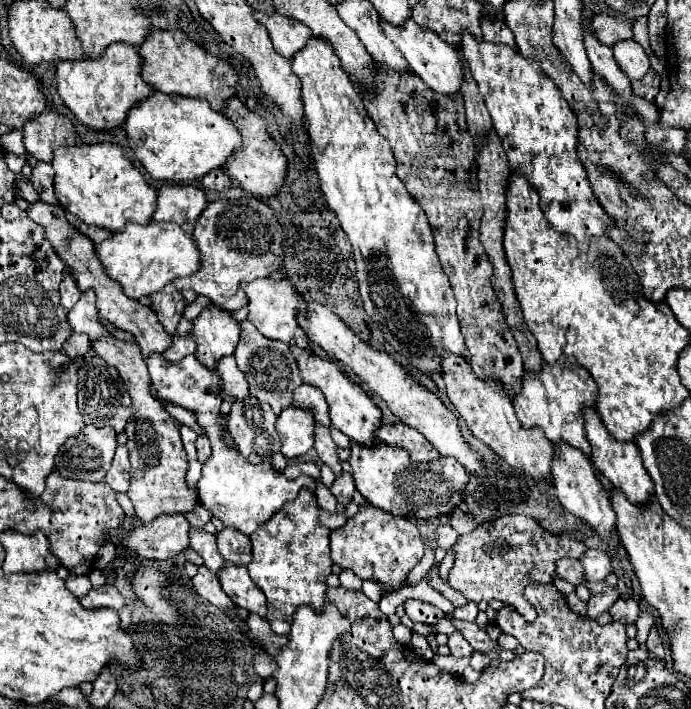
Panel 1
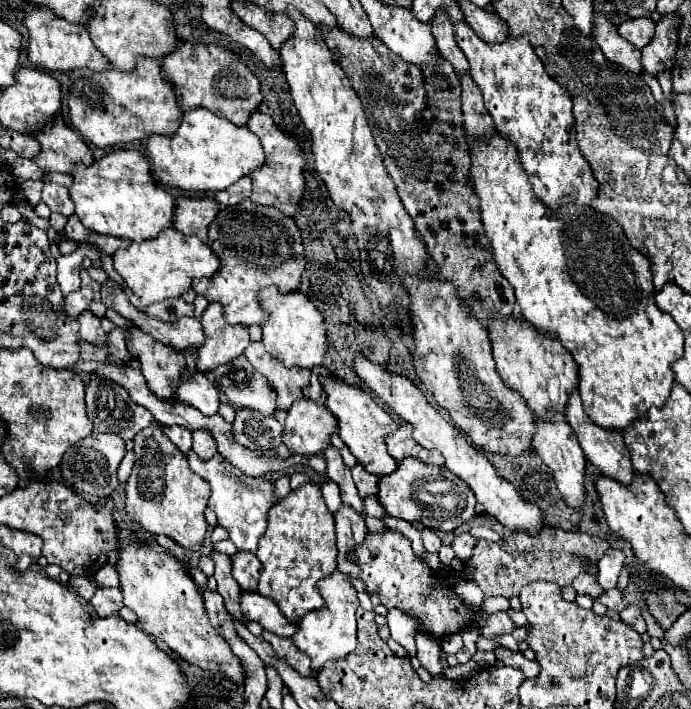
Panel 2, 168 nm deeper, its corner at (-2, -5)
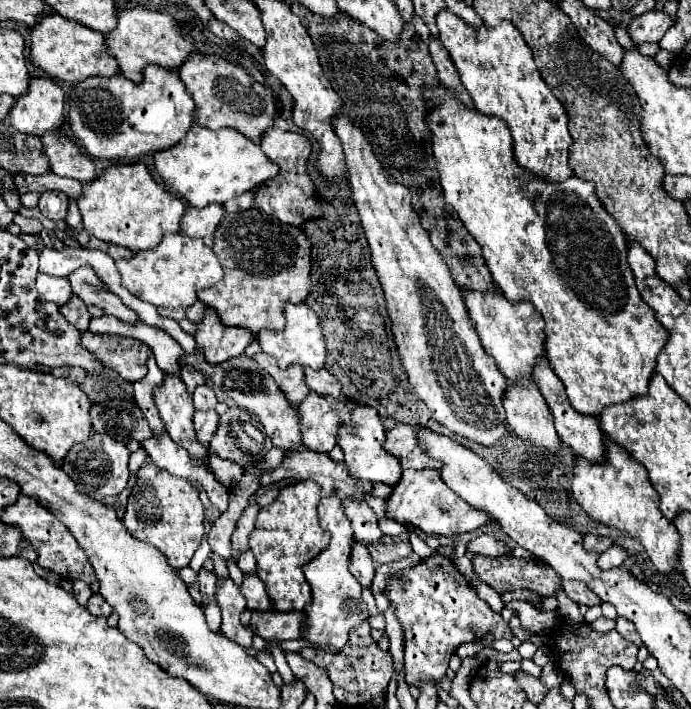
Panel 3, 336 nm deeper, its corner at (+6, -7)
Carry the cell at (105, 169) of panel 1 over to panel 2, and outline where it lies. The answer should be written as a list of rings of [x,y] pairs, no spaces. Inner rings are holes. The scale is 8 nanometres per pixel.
[[[120,149],[94,161],[90,167],[80,163],[74,167],[72,177],[70,197],[86,229],[140,243],[158,237],[164,227],[172,227],[174,199],[154,183],[150,163],[140,151]]]

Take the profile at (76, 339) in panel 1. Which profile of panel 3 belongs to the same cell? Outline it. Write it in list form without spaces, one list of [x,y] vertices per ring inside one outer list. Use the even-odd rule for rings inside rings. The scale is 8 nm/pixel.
[[[90,331],[80,335],[80,345],[88,349],[96,361],[106,367],[118,371],[124,381],[140,381],[146,375],[146,359],[150,355],[150,347],[120,335],[94,335]]]

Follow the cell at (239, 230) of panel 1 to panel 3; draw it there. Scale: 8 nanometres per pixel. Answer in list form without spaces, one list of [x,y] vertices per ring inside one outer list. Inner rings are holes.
[[[246,209],[240,213],[228,213],[220,221],[216,233],[214,233],[214,253],[218,261],[224,267],[224,279],[216,283],[210,289],[198,291],[198,299],[214,309],[222,321],[222,325],[228,327],[244,327],[254,333],[260,329],[282,329],[282,305],[284,303],[302,303],[310,289],[310,241],[304,235],[302,229],[284,225],[282,221],[258,211],[258,209]]]

